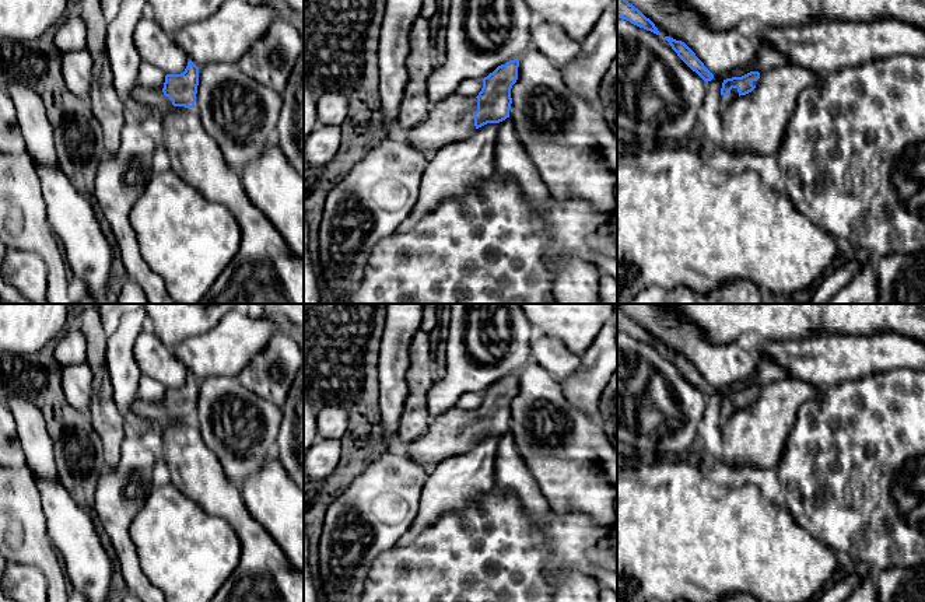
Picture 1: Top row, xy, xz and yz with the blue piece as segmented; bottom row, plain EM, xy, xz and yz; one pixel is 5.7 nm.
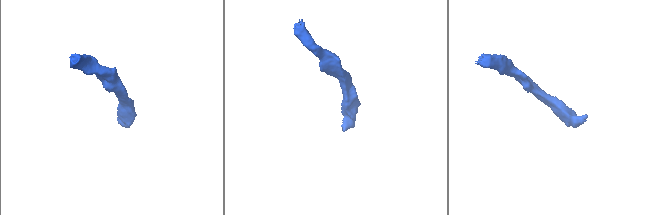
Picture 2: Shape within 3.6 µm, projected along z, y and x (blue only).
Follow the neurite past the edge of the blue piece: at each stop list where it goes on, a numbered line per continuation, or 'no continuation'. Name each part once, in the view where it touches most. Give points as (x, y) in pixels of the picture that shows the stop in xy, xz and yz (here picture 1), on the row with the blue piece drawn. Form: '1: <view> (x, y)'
1: xz (451, 121)

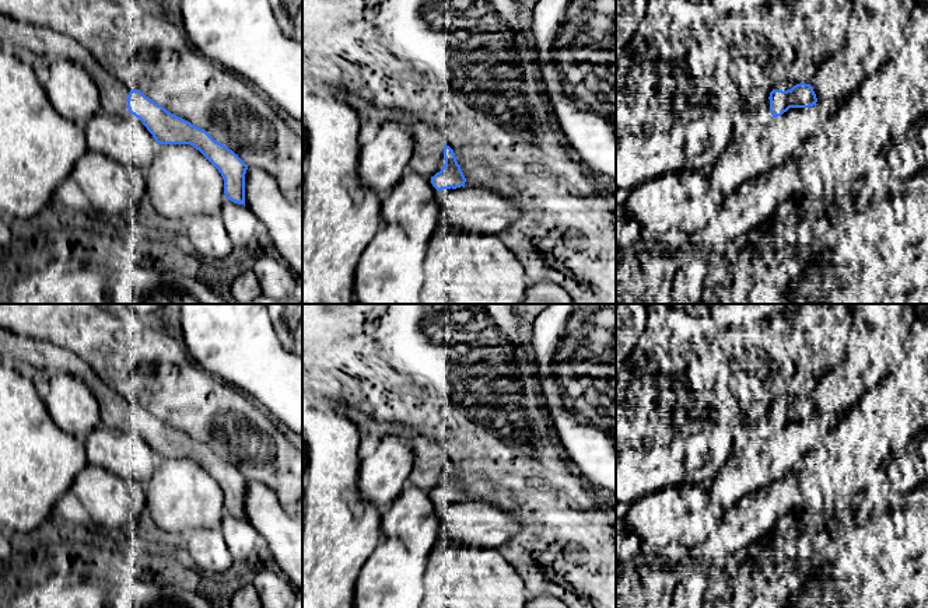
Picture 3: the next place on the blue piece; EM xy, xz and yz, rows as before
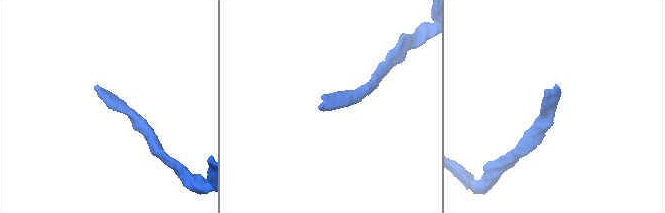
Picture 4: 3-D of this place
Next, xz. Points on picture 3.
1: xz (427, 159)

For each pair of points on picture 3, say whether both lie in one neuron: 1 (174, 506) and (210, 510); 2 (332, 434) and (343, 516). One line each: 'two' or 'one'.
1: one
2: one

